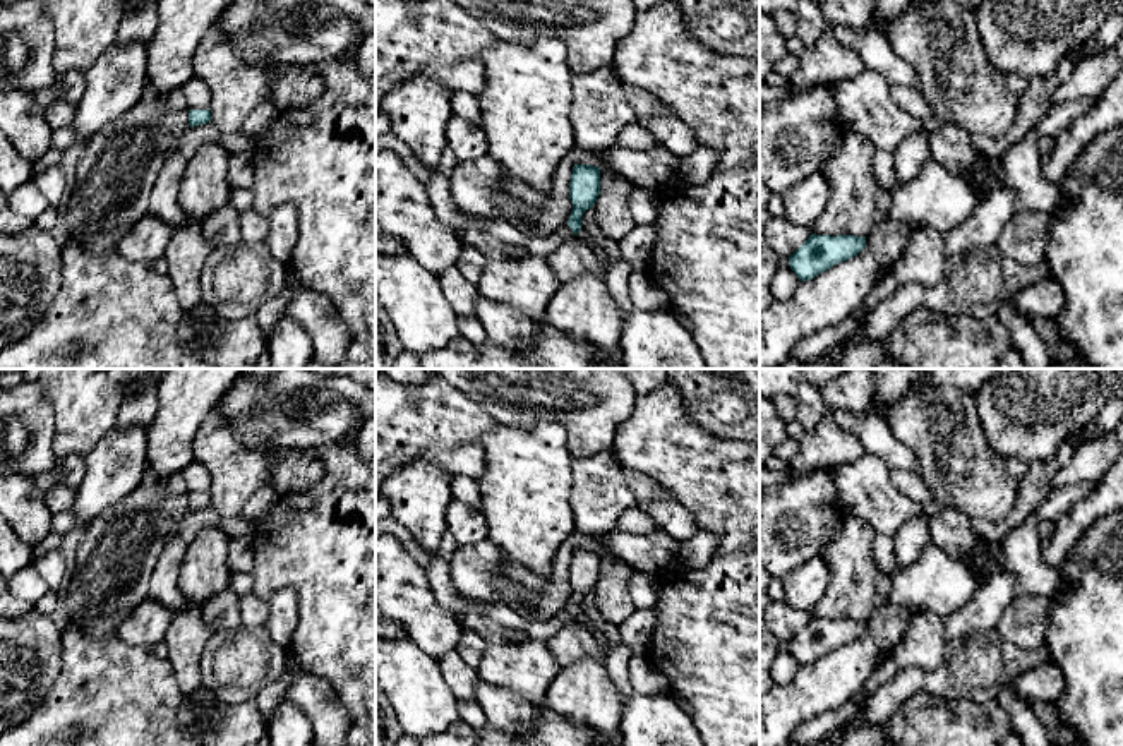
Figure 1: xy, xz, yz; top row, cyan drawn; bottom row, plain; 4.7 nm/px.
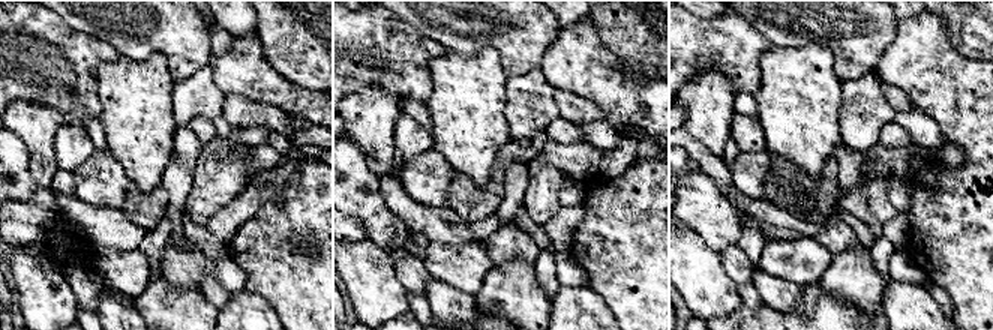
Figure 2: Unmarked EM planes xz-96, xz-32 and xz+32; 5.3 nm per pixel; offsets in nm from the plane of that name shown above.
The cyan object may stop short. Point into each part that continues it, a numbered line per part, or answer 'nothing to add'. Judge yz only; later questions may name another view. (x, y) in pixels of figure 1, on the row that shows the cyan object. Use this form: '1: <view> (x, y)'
nothing to add

